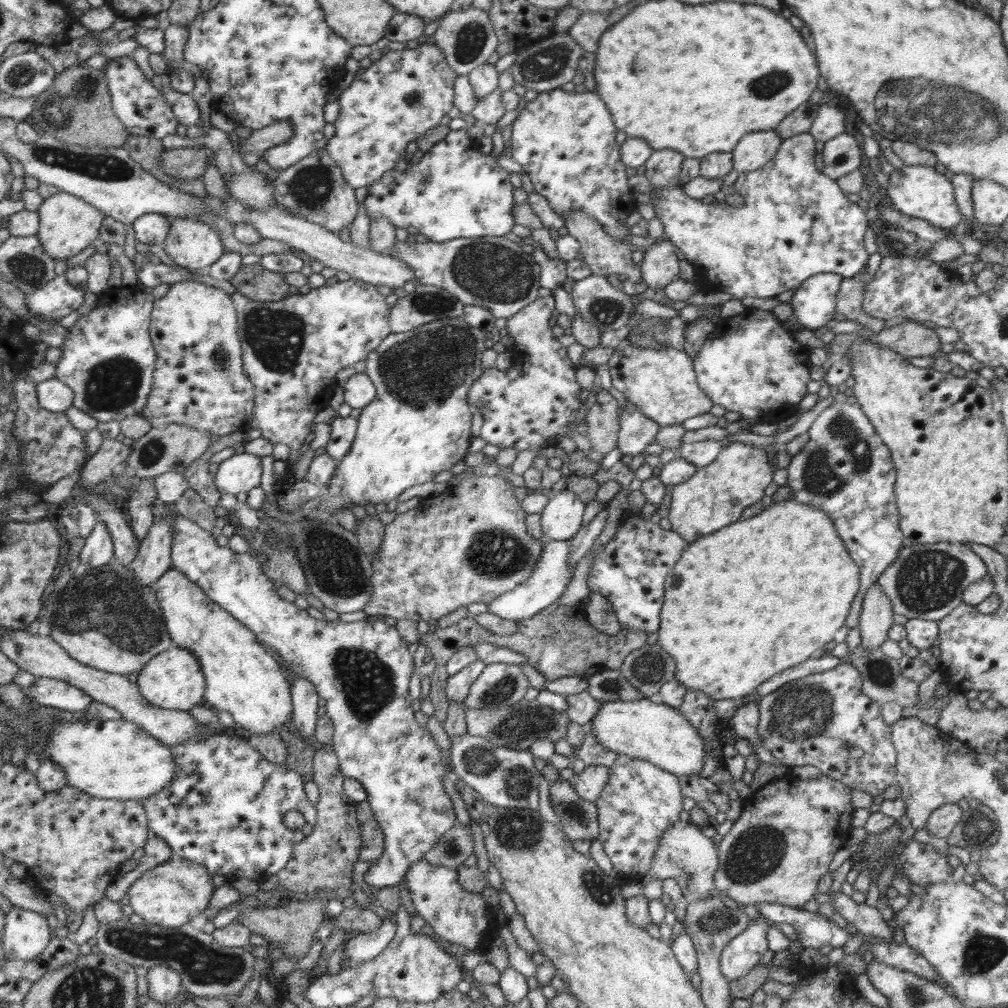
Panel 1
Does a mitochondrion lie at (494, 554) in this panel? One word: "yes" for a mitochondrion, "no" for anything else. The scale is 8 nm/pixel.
yes

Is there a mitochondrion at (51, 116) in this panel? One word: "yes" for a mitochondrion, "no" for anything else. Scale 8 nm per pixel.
yes

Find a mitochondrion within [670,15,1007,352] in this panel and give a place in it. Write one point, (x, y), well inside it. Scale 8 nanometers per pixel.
(770, 84)

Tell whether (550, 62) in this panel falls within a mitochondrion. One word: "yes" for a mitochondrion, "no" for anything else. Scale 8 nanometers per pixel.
yes

